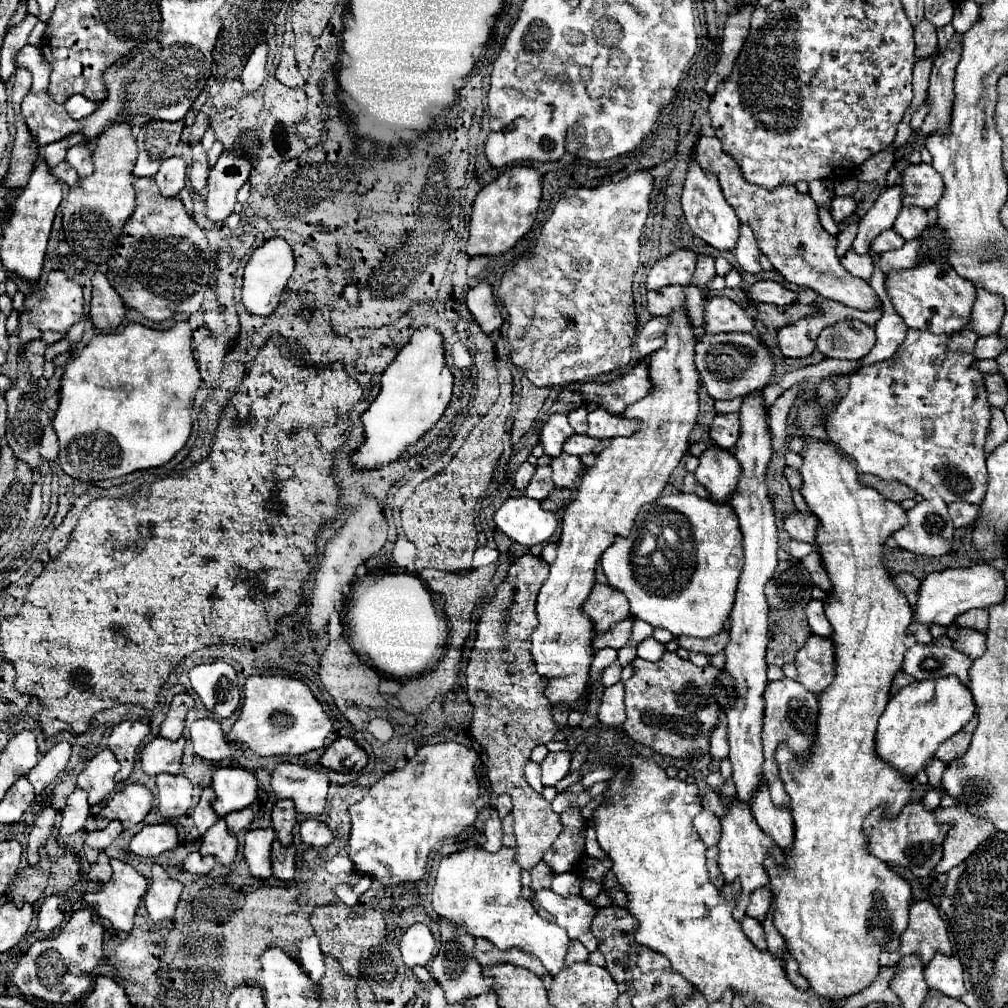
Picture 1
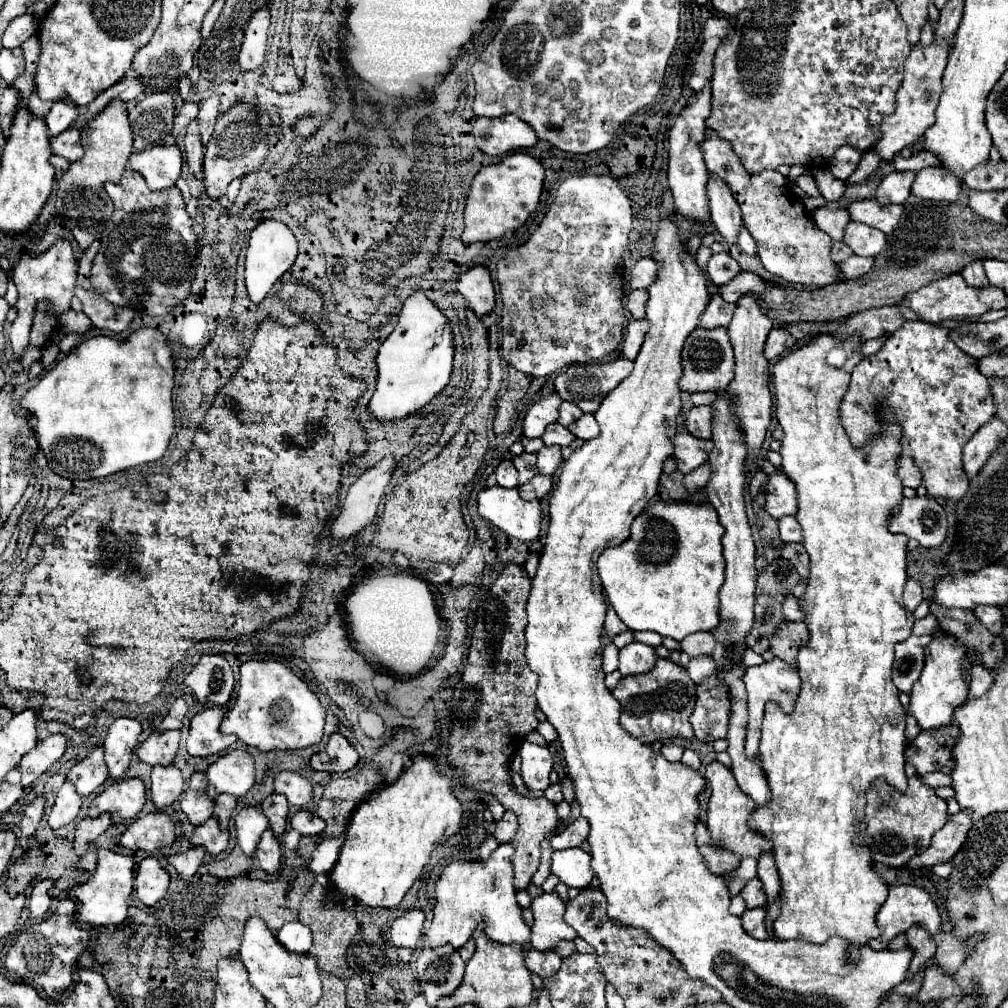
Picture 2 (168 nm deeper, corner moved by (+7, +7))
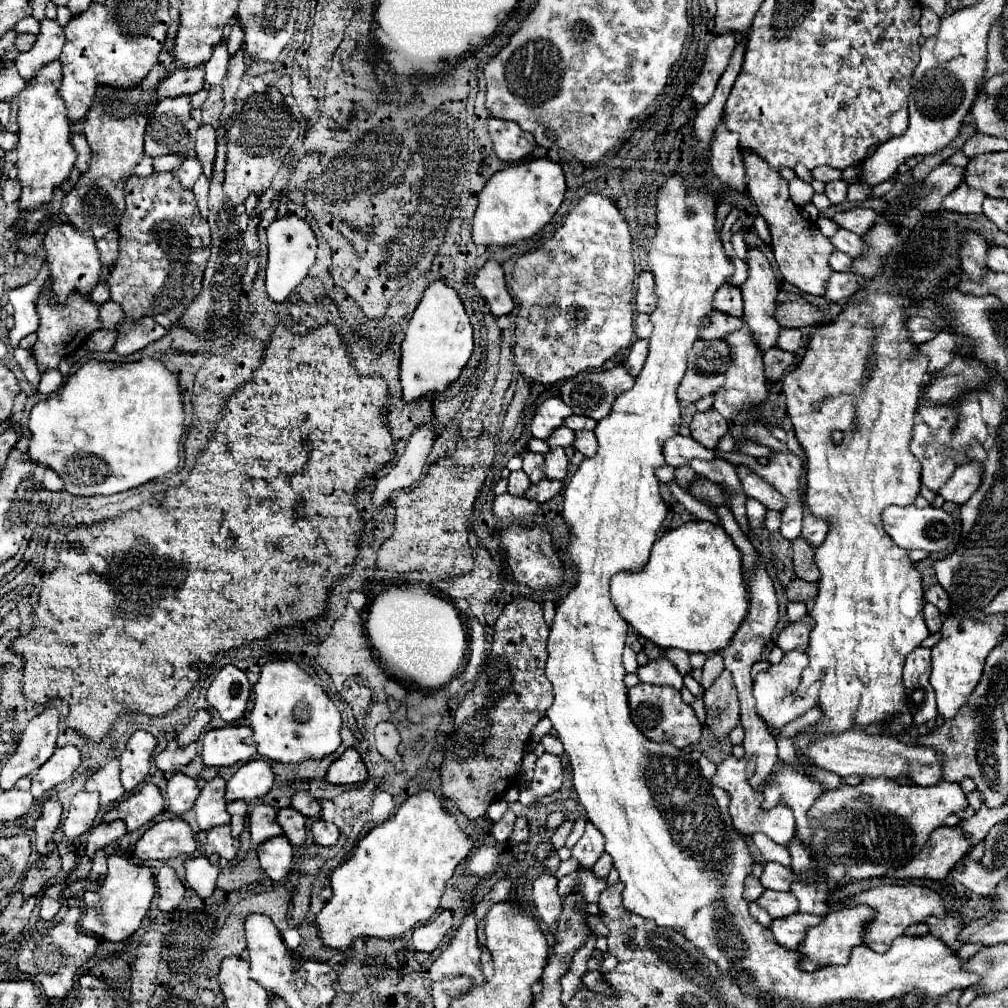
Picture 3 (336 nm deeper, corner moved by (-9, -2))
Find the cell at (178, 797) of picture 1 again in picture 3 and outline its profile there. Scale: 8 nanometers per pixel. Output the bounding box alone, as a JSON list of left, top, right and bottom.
[166,773,200,815]

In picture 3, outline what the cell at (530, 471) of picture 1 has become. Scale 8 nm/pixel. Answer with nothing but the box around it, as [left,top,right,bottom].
[508,469,530,497]

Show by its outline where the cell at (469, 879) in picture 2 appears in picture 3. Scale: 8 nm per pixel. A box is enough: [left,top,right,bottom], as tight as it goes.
[430,911,486,987]

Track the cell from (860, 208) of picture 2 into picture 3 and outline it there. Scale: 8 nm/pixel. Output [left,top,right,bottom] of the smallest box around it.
[834,207,882,235]

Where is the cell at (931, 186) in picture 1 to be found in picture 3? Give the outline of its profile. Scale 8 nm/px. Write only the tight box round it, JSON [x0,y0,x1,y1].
[942,183,984,213]

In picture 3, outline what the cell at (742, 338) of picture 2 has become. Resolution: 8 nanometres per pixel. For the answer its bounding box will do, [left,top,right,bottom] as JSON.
[740,249,782,351]

